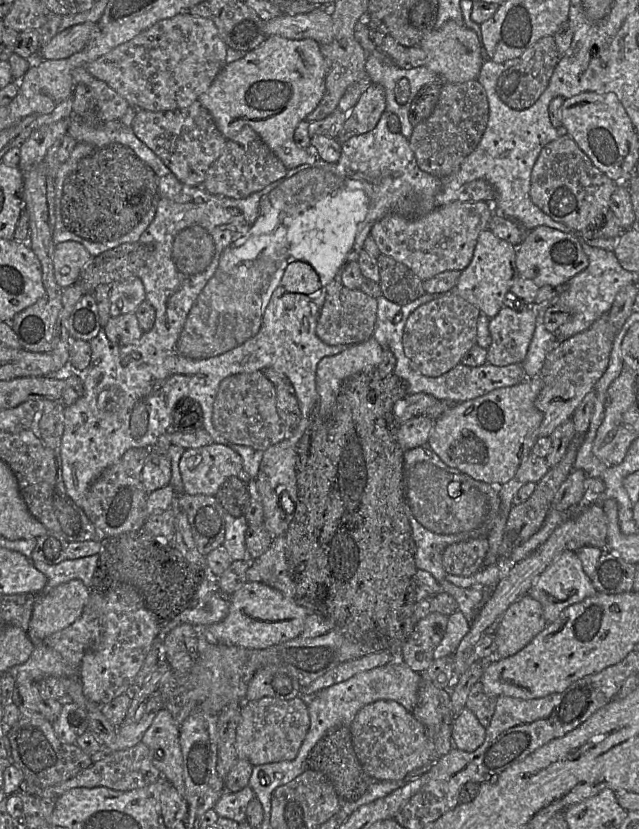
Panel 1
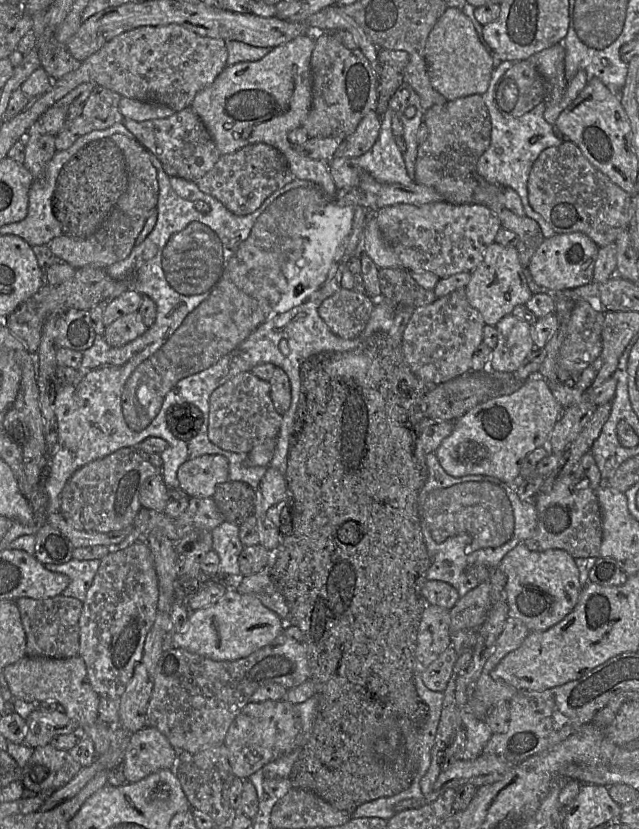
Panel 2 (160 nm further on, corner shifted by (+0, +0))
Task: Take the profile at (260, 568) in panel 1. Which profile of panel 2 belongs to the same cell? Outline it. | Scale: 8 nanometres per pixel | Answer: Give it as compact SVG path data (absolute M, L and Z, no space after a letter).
M269 566L261 571L239 578L236 590L241 594L256 597L263 605L274 611L283 621L289 621L289 609L285 598L272 581Z

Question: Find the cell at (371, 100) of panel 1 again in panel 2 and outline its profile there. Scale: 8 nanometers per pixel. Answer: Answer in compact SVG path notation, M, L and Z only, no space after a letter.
M375 110L367 113L355 131L343 139L334 158L357 158L369 151L376 142L381 126L381 115Z

